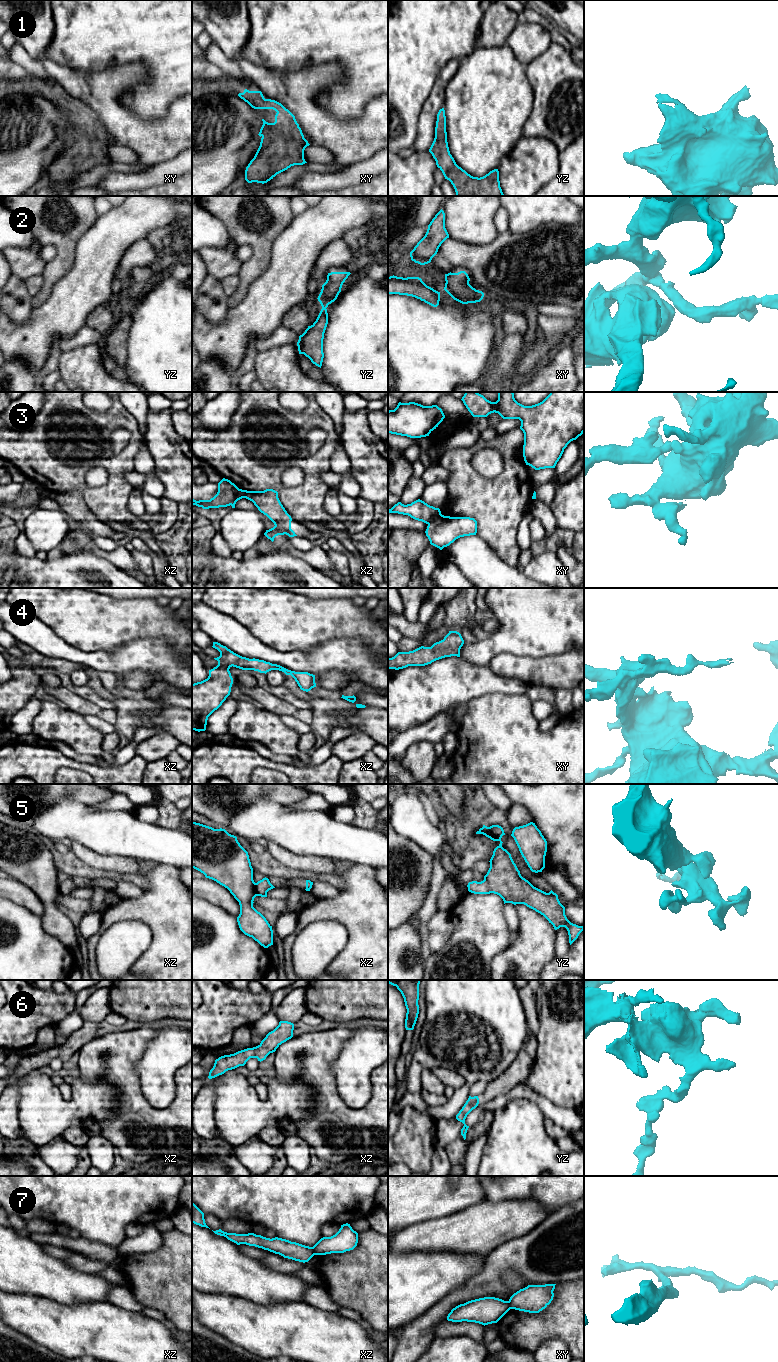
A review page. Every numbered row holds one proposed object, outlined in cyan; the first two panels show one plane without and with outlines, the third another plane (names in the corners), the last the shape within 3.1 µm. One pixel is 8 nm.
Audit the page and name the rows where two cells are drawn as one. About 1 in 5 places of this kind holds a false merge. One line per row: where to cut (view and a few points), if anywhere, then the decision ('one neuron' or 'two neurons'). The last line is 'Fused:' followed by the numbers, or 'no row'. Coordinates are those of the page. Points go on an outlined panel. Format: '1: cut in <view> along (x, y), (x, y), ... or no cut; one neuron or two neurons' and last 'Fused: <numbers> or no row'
1: no cut; one neuron
2: no cut; one neuron
3: cut in xy along (441, 514), (428, 524); two neurons
4: no cut; one neuron
5: cut in xz along (254, 883), (257, 895); two neurons
6: no cut; one neuron
7: cut in xz along (311, 1247), (315, 1254); two neurons
Fused: 3, 5, 7

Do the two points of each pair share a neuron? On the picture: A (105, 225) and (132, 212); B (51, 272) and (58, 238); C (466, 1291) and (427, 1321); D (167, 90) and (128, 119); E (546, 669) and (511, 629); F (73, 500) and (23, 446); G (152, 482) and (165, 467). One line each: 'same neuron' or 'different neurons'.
A: same neuron
B: same neuron
C: same neuron
D: different neurons
E: different neurons
F: different neurons
G: different neurons

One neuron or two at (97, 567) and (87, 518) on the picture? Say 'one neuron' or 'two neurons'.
one neuron

